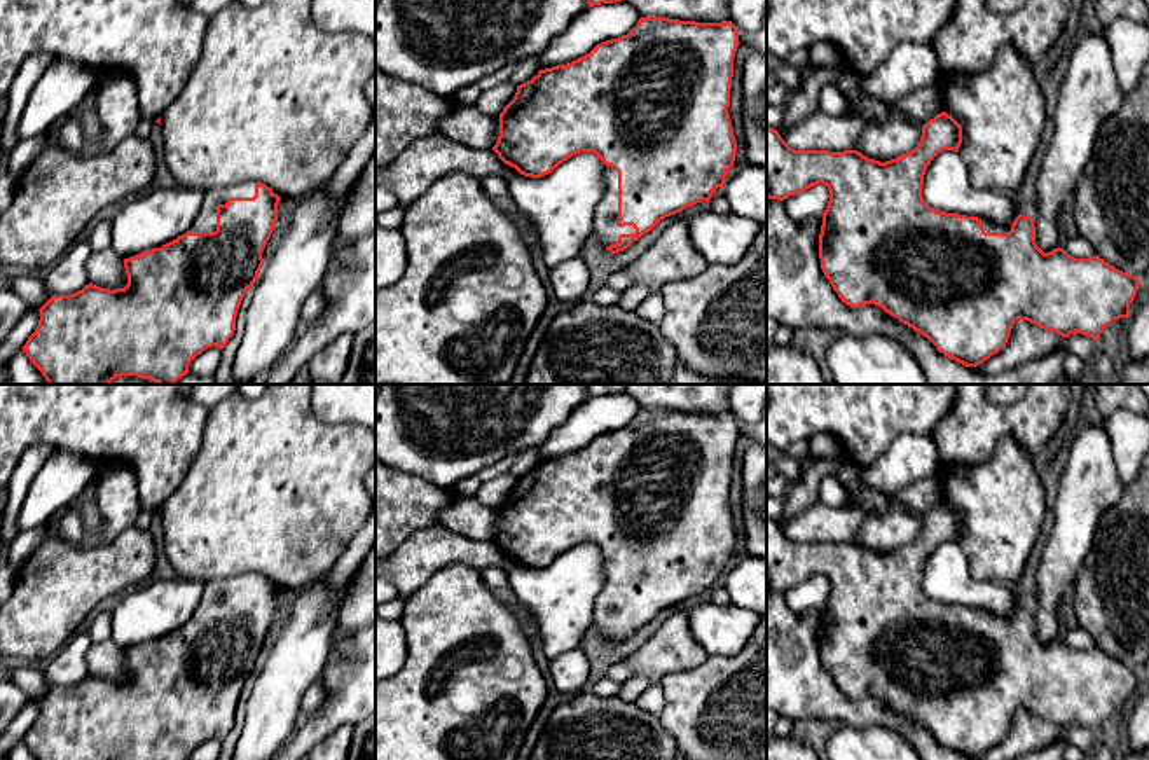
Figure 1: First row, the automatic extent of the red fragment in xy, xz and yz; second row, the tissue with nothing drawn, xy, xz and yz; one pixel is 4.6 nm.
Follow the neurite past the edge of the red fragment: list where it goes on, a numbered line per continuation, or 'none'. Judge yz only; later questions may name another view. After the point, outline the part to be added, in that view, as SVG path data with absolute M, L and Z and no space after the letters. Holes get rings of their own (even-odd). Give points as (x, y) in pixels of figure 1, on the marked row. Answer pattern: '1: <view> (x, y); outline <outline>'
1: yz (989, 226); outline M981 218L985 232L1009 232L1011 225L999 225L988 218Z

